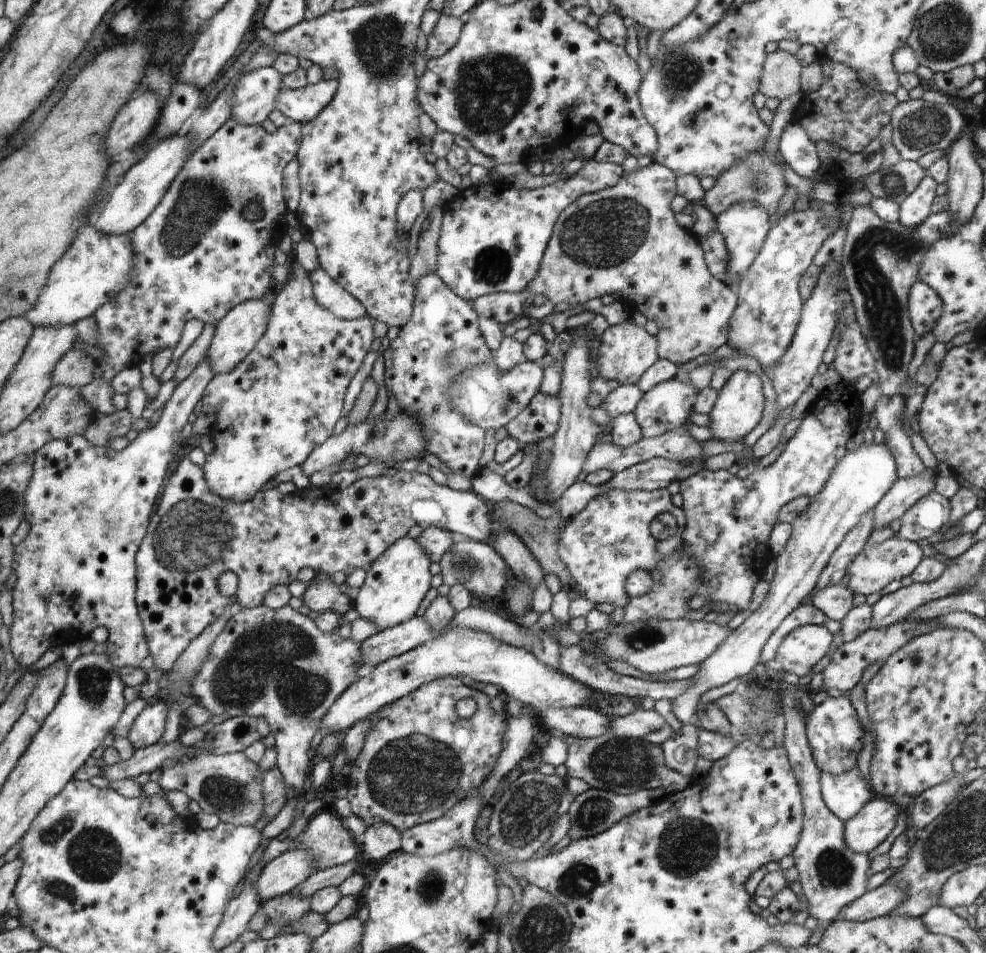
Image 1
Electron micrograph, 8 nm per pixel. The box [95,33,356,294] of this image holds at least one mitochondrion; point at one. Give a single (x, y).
(202, 204)

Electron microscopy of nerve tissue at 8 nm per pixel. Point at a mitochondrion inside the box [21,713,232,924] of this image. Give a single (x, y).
(93, 855)

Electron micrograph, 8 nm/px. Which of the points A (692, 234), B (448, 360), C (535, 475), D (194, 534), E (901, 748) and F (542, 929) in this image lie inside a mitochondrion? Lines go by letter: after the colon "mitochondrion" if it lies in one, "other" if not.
A: other
B: mitochondrion
C: other
D: mitochondrion
E: other
F: mitochondrion

